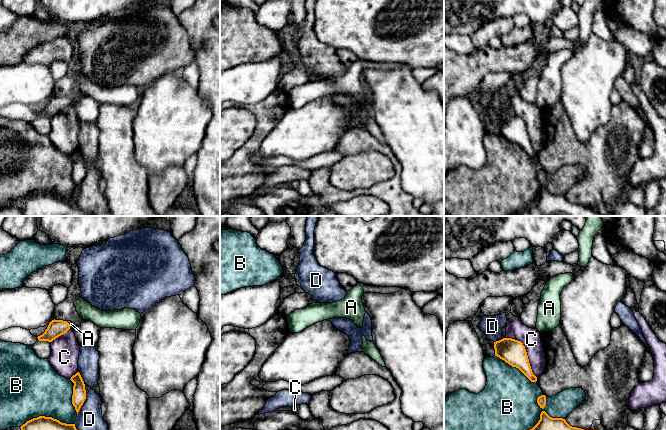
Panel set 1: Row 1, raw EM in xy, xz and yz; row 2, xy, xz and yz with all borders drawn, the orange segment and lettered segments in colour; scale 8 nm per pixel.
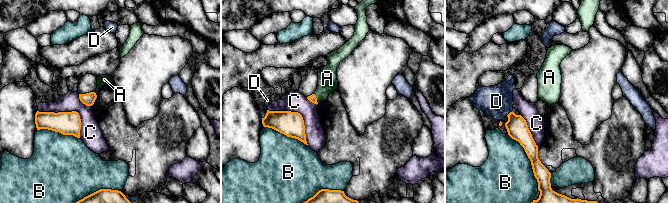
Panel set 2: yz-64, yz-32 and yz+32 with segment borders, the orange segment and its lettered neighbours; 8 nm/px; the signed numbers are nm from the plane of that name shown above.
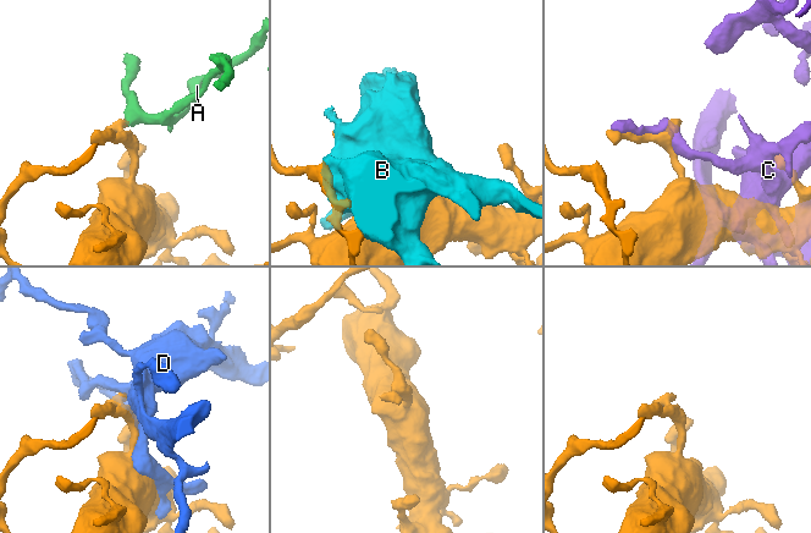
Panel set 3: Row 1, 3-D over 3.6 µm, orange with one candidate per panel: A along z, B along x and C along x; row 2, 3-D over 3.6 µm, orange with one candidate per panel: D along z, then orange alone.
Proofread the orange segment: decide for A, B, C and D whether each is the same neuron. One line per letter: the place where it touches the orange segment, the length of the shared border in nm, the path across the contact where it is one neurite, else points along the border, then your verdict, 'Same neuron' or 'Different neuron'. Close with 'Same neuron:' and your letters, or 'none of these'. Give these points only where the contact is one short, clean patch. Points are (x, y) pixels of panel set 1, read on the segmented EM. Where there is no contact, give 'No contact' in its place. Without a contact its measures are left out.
A: Touches orange at xy (69, 325). Shared border 70 nm. Path across: xy (56, 328), (69, 325), (71, 324). Same neuron
B: Touches orange at yz (541, 412). Shared border 320 nm. Different neuron
C: Touches orange at yz (526, 352). Shared border 420 nm. Different neuron
D: Touches orange at xy (82, 404). Shared border 180 nm. Different neuron
Same neuron: A

